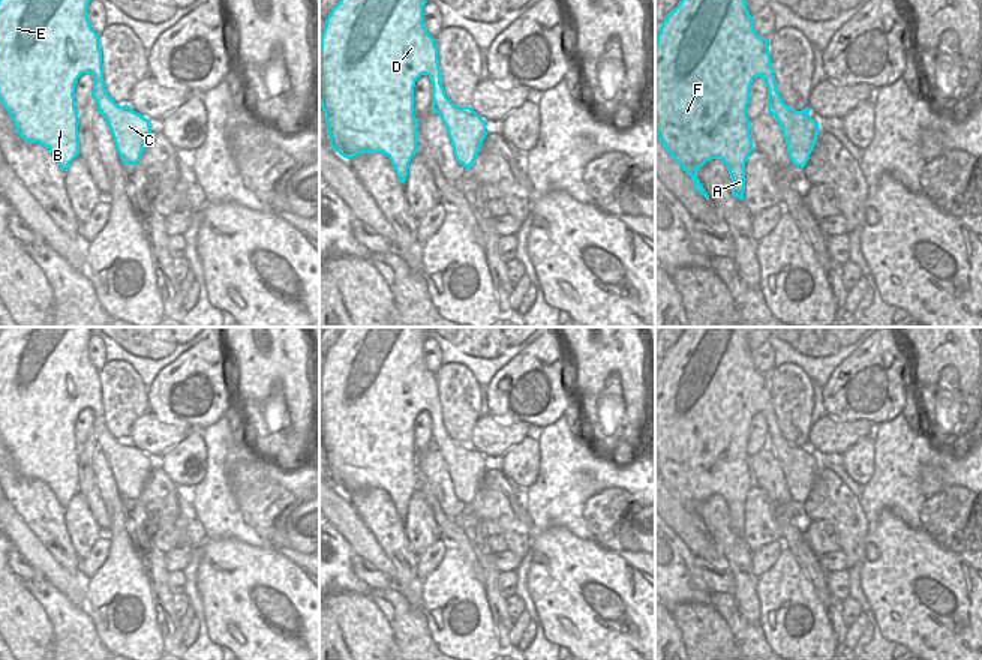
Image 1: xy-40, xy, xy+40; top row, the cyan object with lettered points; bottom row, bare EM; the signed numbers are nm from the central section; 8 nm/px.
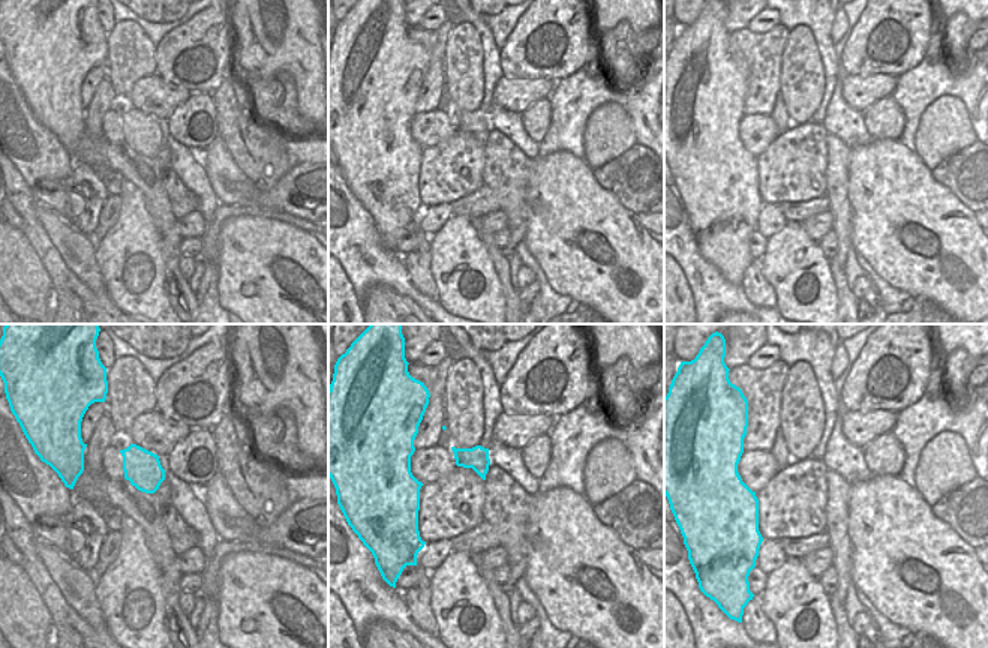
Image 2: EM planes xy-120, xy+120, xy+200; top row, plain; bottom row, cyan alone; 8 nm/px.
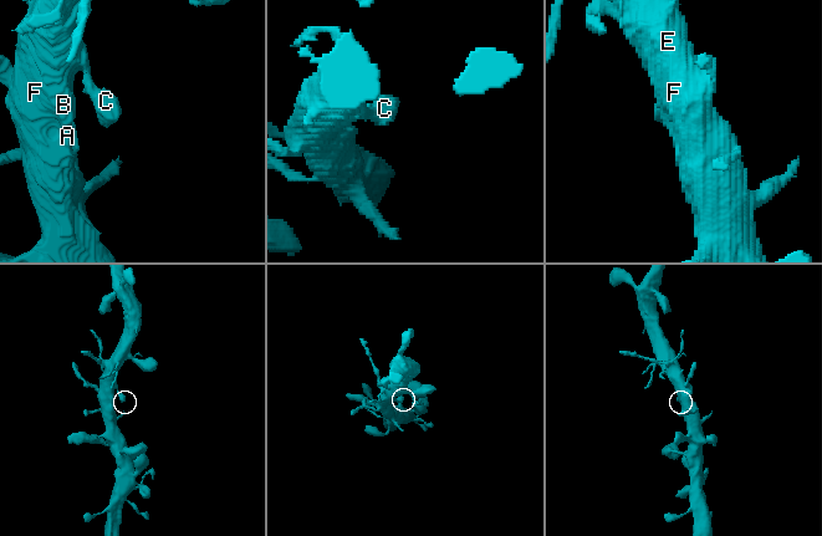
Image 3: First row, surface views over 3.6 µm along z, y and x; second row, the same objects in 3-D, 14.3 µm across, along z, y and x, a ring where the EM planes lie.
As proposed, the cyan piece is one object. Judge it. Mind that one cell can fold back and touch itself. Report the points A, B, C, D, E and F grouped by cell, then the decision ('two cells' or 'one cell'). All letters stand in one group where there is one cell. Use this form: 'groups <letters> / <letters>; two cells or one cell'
groups A B C D E F; one cell

